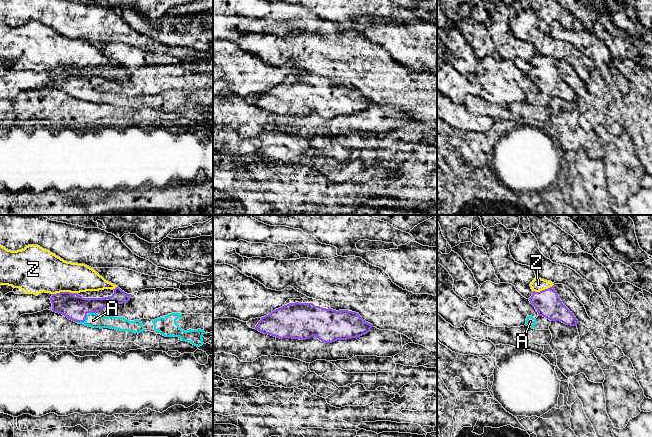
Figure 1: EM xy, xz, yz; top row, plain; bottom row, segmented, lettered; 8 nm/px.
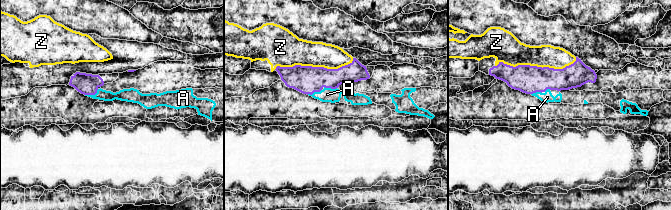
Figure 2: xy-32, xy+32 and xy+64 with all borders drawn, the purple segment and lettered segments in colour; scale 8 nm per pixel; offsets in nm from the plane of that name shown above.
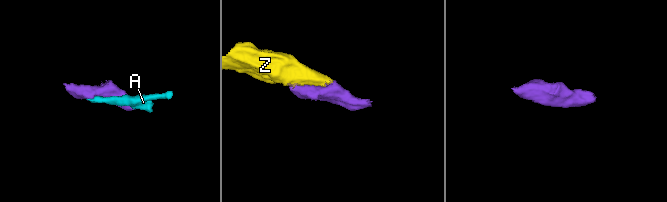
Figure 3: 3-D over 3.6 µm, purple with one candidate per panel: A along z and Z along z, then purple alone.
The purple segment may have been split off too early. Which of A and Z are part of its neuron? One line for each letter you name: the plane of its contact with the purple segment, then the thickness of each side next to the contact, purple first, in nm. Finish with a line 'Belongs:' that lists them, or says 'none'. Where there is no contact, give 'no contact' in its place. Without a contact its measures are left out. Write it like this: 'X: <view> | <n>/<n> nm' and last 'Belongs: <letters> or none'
A: xy | 200/120 nm
Z: yz | 200/110 nm
Belongs: A, Z

